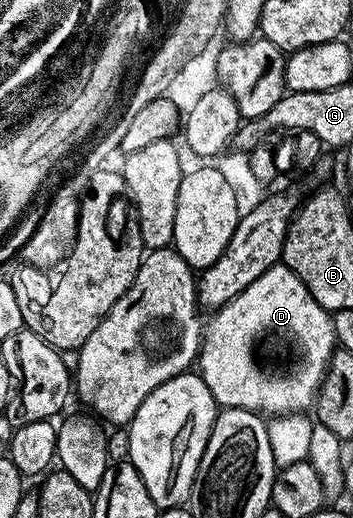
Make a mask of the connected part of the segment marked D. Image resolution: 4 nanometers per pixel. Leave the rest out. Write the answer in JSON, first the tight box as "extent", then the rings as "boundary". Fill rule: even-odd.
{"extent":[200,263,336,415],"boundary":[[[279,263],[264,271],[256,283],[240,291],[240,295],[233,297],[211,317],[214,318],[205,326],[202,339],[200,376],[219,406],[252,409],[266,415],[297,413],[313,406],[322,379],[326,376],[330,356],[336,348],[332,316],[324,307],[320,307],[320,303],[316,303],[316,299],[312,299],[308,287],[304,287],[301,279],[287,265]],[[258,333],[260,337],[254,343],[254,349],[250,349],[250,343]]]}

